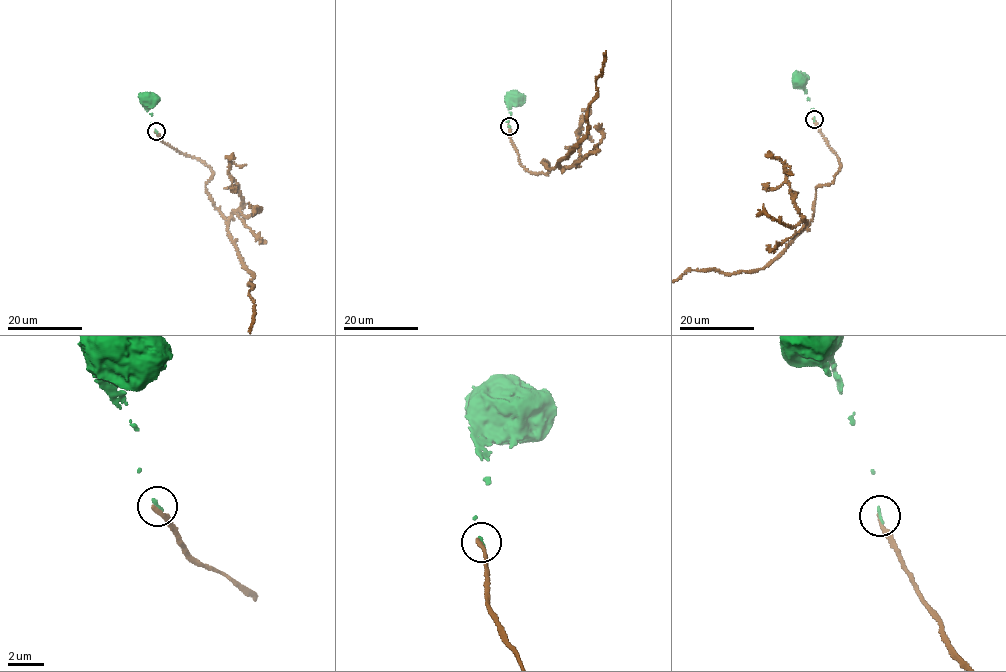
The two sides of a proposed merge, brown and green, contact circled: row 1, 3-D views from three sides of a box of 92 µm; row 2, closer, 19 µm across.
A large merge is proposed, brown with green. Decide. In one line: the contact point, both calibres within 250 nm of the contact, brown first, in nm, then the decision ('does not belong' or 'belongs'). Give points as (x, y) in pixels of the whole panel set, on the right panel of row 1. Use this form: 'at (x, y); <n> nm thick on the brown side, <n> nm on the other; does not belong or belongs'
at (814, 119); 240 nm thick on the brown side, 140 nm on the other; belongs

